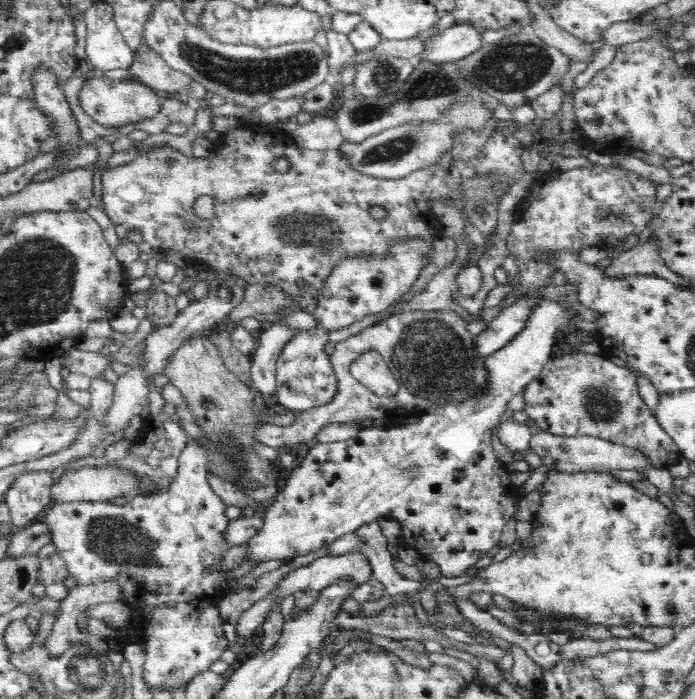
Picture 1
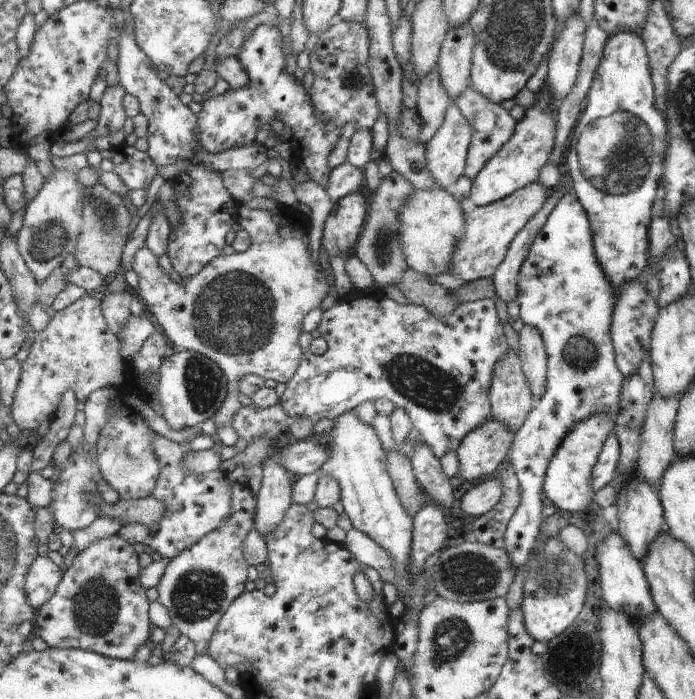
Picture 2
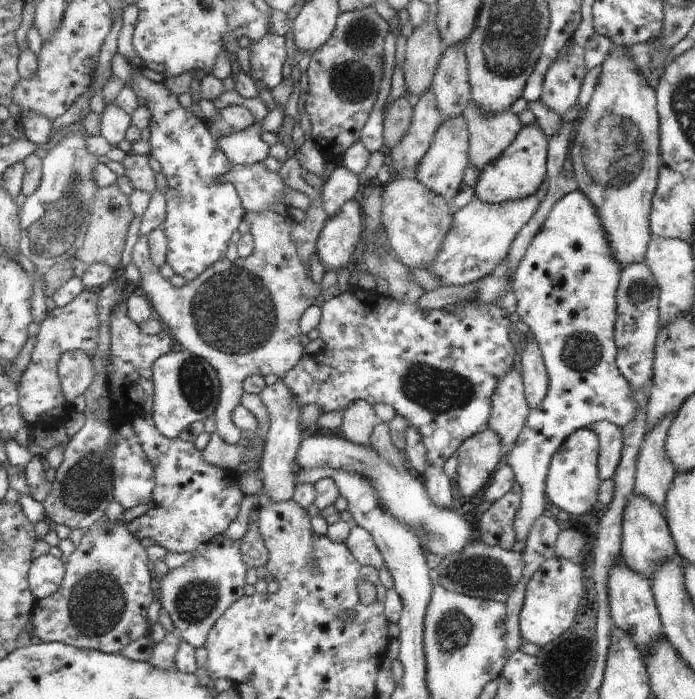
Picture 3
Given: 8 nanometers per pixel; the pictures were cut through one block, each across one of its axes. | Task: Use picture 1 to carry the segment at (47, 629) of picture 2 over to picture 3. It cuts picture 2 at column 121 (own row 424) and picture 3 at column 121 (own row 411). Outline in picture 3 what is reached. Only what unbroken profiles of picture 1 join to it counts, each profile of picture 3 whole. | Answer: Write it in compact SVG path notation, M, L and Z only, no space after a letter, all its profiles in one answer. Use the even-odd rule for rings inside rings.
M105 521L90 528L80 540L78 547L66 561L66 574L59 592L36 600L33 607L31 634L36 635L43 643L63 643L81 649L103 651L119 654L131 641L149 635L149 606L155 598L153 576L149 570L147 547L143 546L127 525Z

